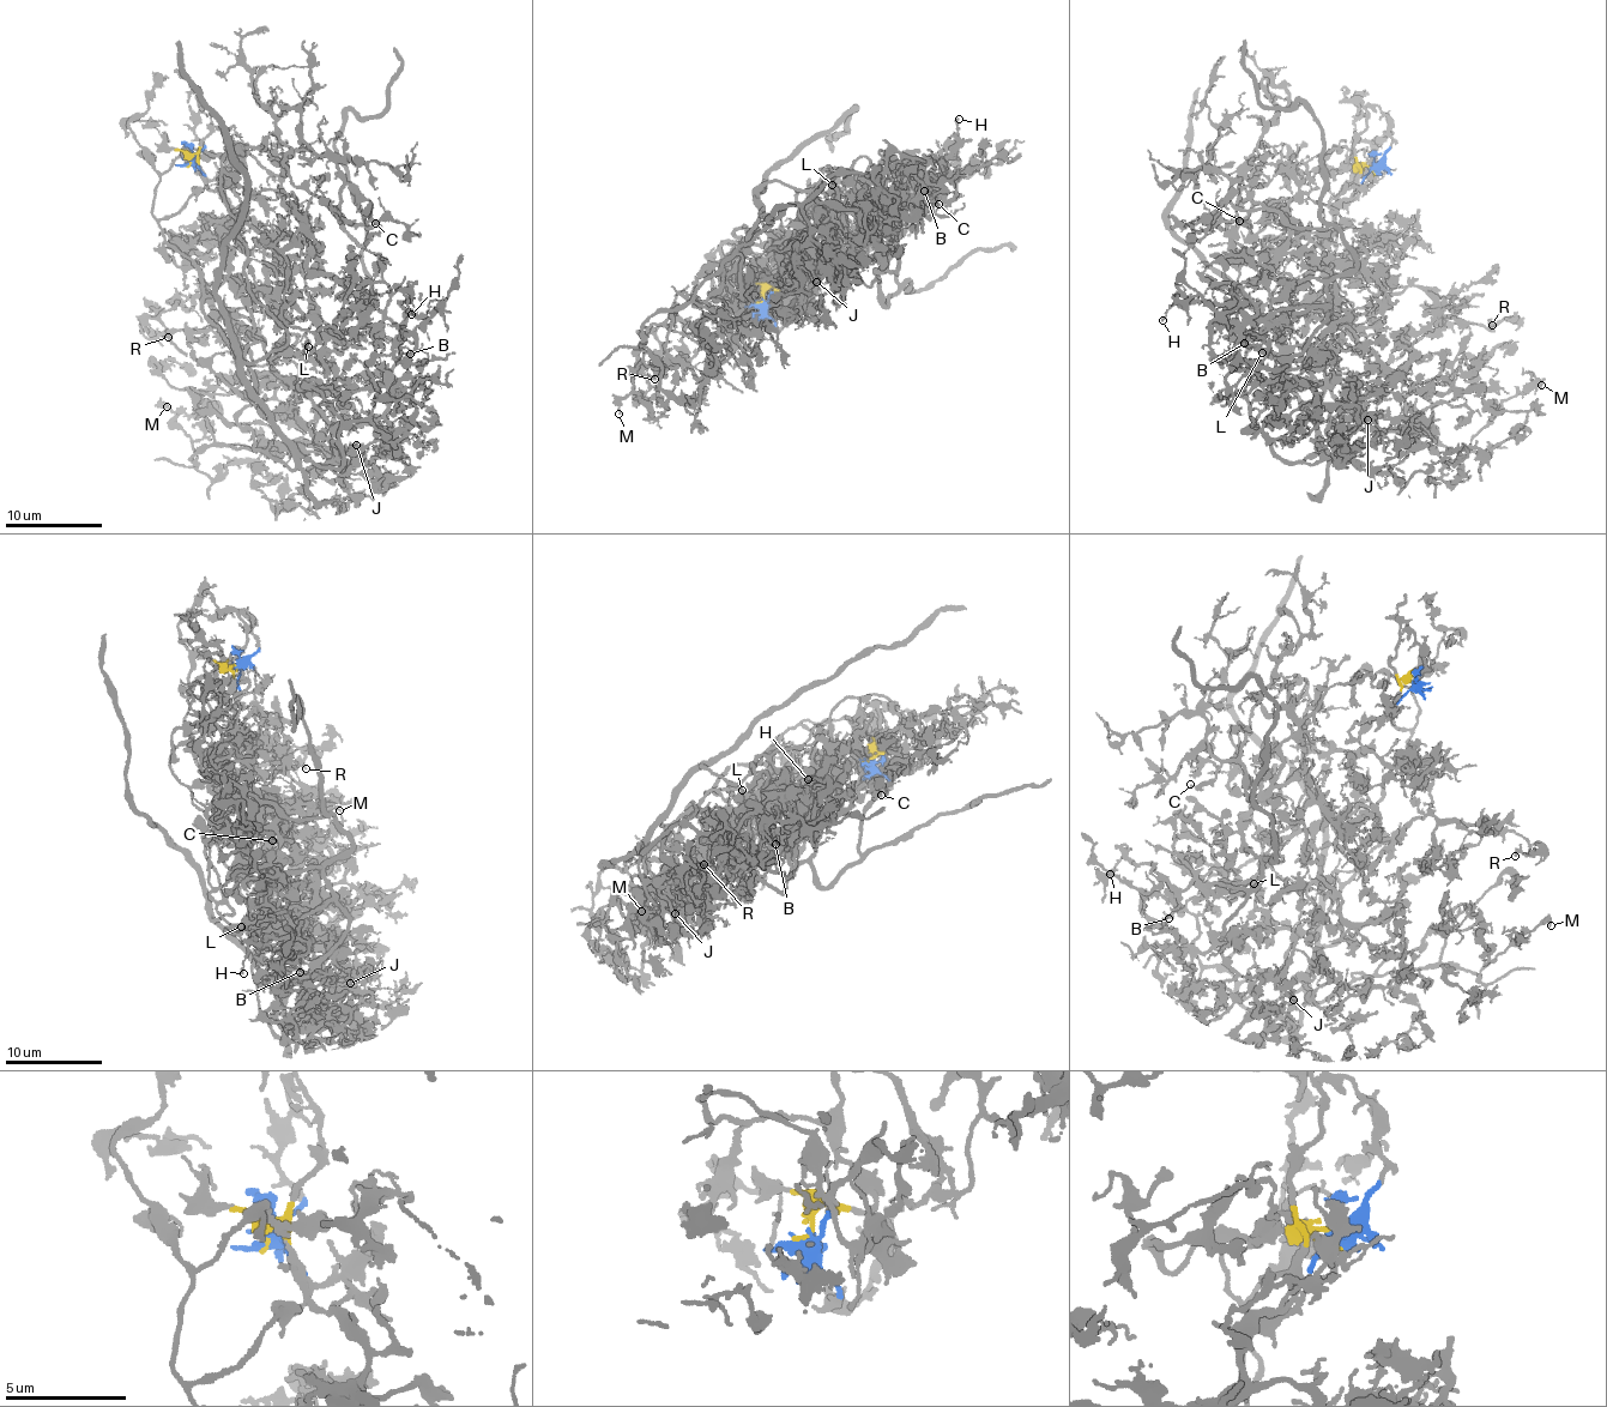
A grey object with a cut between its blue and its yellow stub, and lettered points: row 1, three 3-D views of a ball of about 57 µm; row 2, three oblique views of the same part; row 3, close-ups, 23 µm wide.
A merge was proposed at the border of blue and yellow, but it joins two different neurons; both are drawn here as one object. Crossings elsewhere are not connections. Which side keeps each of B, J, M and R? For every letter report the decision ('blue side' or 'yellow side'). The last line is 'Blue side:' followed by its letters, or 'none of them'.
B: blue side
J: blue side
M: blue side
R: blue side
Blue side: B, J, M, R

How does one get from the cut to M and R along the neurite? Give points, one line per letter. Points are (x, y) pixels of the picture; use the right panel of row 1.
M: (1373, 169), (1333, 245), (1337, 411), (1317, 432), (1331, 458), (1419, 434), (1461, 450), (1540, 385)
R: (1373, 169), (1340, 205), (1333, 245), (1330, 396), (1341, 406), (1382, 387), (1382, 369), (1438, 322), (1491, 326)

